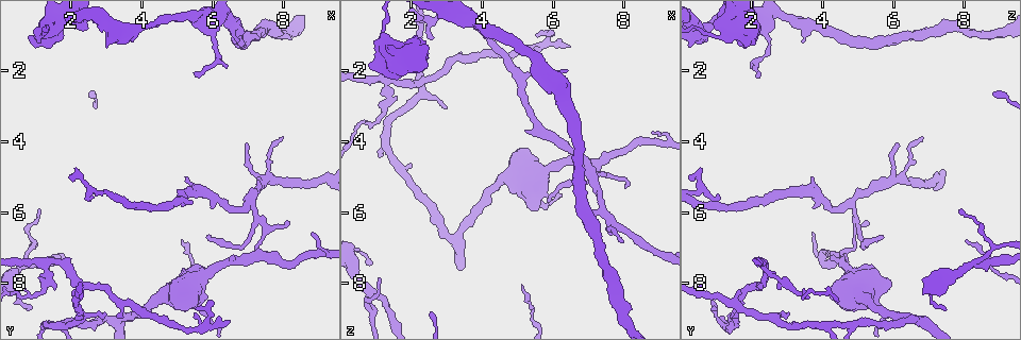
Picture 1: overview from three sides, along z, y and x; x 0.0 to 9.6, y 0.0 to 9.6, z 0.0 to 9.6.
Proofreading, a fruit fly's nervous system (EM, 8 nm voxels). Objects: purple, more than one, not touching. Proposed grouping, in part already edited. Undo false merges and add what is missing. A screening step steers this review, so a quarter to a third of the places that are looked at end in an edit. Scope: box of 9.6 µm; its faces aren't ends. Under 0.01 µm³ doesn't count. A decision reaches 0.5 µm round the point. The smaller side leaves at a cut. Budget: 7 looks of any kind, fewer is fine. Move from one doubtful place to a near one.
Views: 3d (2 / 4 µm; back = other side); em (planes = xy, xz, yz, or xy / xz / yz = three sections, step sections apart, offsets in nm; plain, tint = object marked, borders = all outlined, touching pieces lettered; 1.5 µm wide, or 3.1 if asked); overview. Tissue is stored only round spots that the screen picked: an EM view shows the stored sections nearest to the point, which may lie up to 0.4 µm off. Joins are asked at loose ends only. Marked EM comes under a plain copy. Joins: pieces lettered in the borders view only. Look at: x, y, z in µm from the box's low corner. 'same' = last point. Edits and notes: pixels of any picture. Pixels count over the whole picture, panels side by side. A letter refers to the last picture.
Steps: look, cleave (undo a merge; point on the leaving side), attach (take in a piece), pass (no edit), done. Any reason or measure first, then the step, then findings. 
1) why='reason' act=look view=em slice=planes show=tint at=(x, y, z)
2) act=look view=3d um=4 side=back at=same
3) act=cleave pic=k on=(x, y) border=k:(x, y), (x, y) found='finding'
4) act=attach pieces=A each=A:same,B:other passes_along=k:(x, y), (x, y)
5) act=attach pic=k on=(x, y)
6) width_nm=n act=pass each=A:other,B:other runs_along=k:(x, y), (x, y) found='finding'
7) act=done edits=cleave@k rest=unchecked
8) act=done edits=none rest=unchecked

why='sudden change in width' act=look view=em slice=planes show=borders at=(3.85, 0.90, 0.55)

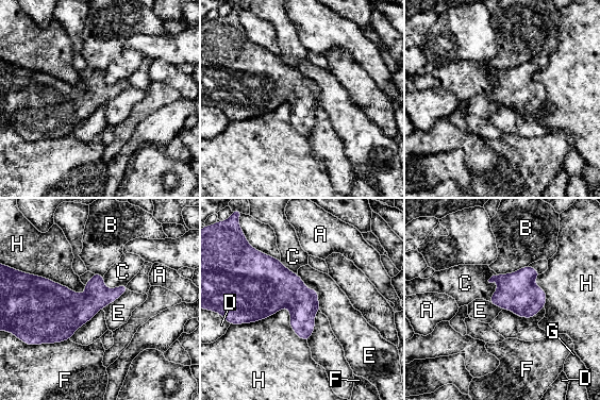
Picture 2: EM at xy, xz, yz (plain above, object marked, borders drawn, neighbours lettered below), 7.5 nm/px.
width_nm=220 act=pass each=A:other,B:other,C:other,D:other,E:other,F:other,G:other,H:other border=2:(297, 274), (316, 290), (320, 310) found='one neuron here'

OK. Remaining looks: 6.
why='tapers out' act=look view=3d um=2 at=(6.90, 4.05, 6.10)

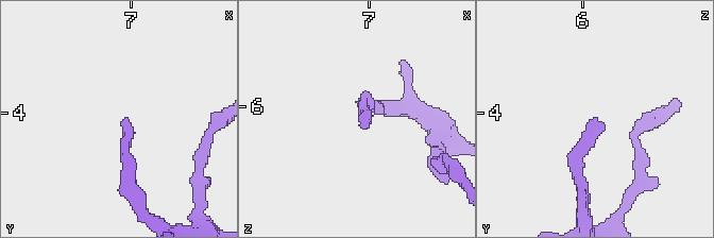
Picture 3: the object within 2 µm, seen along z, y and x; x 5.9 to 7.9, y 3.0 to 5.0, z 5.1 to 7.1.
why='need the tissue' act=look view=em slice=xy step=4 show=borders at=(6.92, 4.04, 6.12)

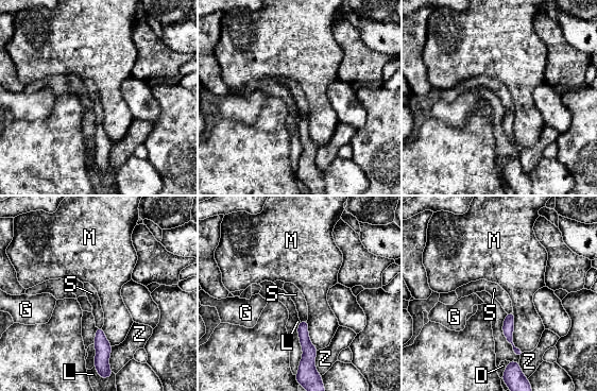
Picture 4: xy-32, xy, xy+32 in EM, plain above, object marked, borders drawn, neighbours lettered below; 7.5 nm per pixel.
act=pass each=D:other,G:other,L:other,M:other,S:other,Z:other border=4:(307, 318), (300, 321) found='none of them fits'

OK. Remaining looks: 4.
why='branch stops here' act=look view=em slice=planes show=borders at=(5.20, 4.95, 3.70)

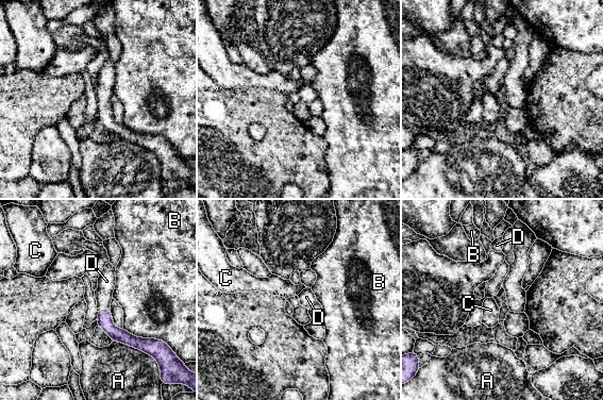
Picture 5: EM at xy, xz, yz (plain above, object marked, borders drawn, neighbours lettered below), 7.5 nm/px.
longest_contact=B:300nm act=attach pieces=D each=A:other,B:other,C:other,D:same passes_along=5:(104, 321), (103, 307), (106, 281) found='it goes on there'

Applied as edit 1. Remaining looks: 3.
act=done edits=attach@5 rest=unchecked

